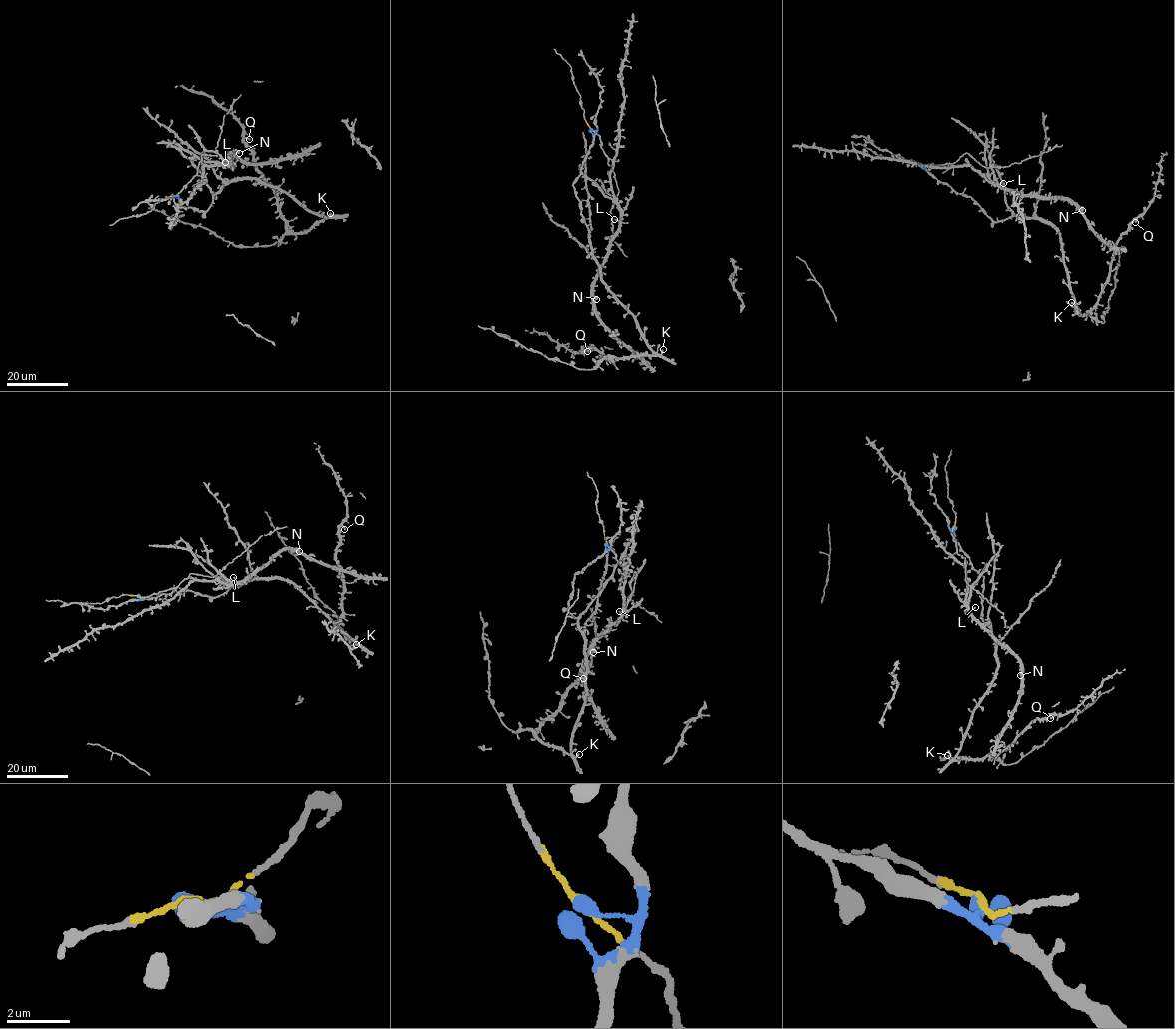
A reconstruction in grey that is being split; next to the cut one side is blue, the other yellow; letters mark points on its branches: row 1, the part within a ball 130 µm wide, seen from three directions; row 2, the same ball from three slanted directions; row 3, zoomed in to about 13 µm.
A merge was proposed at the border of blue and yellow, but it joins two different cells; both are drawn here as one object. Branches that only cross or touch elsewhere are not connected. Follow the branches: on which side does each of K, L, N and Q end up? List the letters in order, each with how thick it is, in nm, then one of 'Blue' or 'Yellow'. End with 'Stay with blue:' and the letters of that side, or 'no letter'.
K: Thickness 320 nm. Blue
L: Thickness 200 nm. Yellow
N: Thickness 550 nm. Yellow
Q: Thickness 320 nm. Blue
Stay with blue: K, Q

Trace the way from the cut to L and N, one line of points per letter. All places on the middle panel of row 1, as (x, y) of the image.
L: (592, 129), (600, 136), (605, 155), (612, 159), (610, 181), (620, 212), (620, 219), (614, 219)
N: (592, 129), (612, 159), (610, 181), (620, 212), (617, 234), (594, 281), (597, 299)

